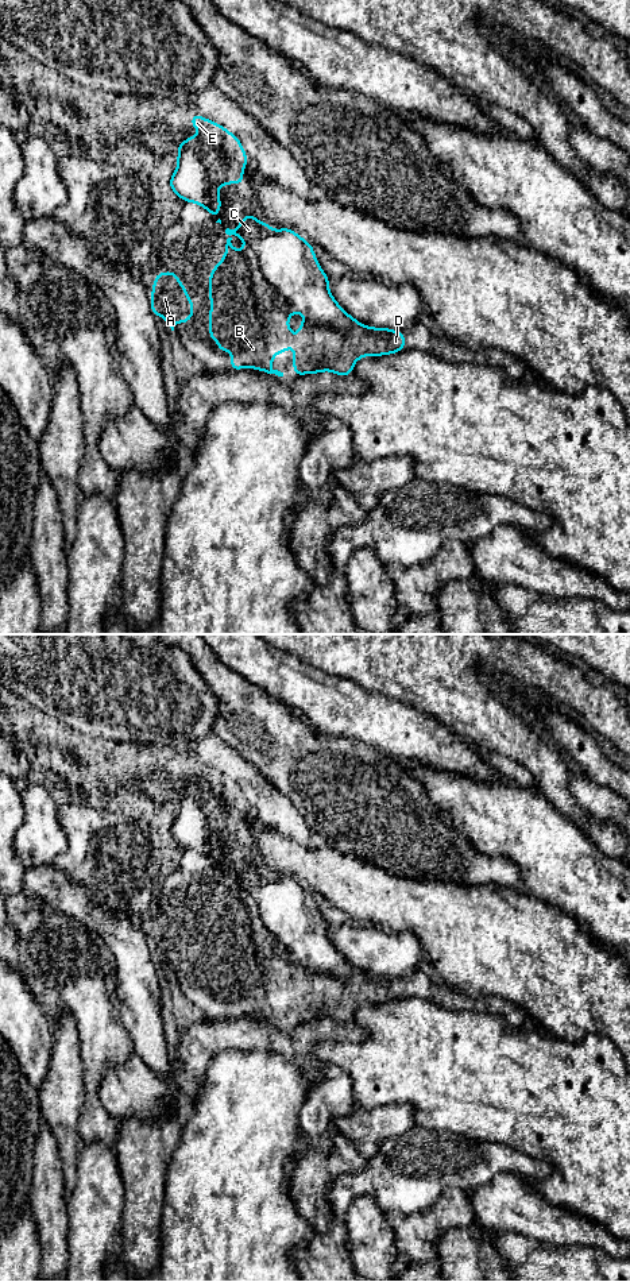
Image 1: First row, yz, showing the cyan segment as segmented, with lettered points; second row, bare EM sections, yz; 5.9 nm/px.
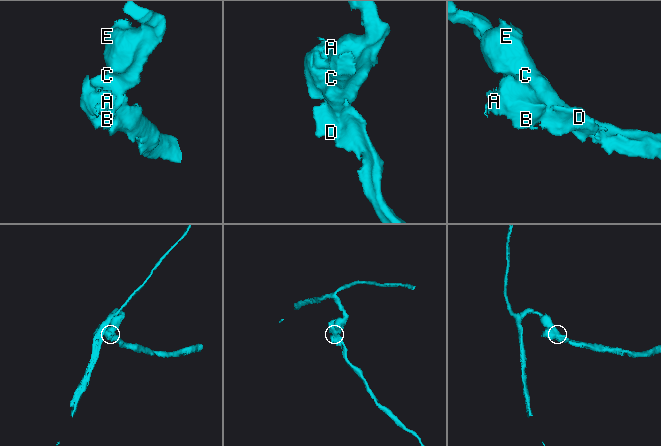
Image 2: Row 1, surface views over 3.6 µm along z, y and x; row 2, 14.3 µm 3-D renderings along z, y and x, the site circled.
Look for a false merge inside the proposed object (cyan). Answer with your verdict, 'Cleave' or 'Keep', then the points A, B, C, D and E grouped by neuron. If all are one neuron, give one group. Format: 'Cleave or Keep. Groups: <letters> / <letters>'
Cleave. Groups: A B D / C E

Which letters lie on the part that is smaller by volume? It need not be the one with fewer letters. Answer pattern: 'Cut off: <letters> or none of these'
Cut off: A, B, D

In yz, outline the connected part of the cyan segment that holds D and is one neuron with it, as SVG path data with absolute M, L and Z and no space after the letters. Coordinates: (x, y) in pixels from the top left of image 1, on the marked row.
M227 228L229 236L223 260L214 264L209 274L209 339L219 340L217 350L231 352L231 371L255 368L267 374L283 377L283 372L271 370L271 363L279 352L294 348L293 370L298 377L331 371L339 377L352 375L355 363L364 356L383 356L398 354L405 344L405 333L390 328L374 328L360 324L351 332L339 332L318 325L305 317L293 339L293 329L287 325L294 313L289 305L266 282L258 255L244 242L243 250L235 250L231 240L233 229Z

